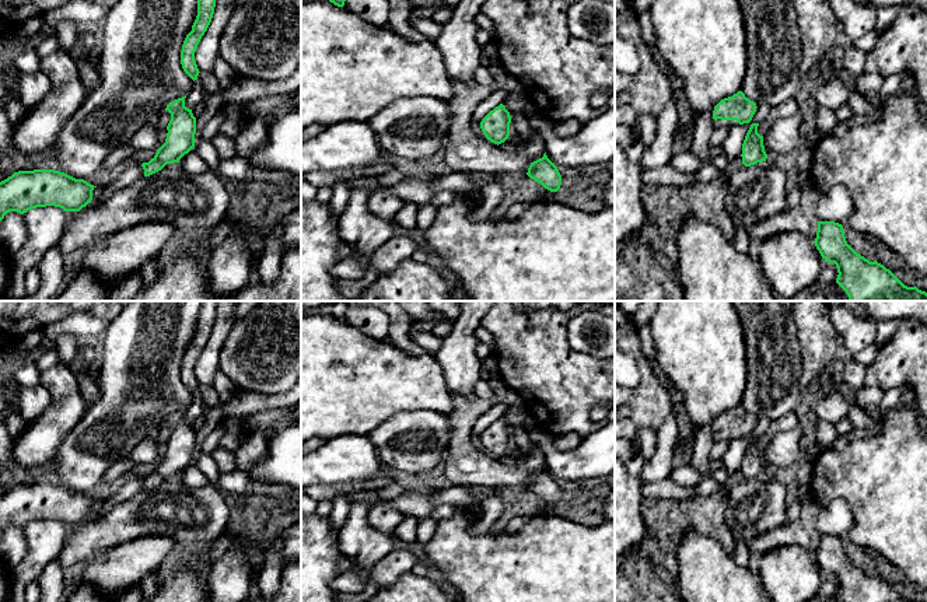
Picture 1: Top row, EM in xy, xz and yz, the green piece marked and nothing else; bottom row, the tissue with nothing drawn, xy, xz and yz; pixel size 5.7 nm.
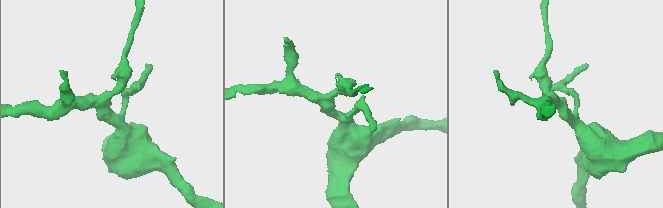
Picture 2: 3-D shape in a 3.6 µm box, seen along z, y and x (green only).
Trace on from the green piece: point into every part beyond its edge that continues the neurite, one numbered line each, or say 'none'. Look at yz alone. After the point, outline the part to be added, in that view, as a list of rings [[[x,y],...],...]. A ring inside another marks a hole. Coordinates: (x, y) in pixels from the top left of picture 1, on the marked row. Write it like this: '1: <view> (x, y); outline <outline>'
1: yz (717, 123); outline [[[717,119],[717,120],[713,120],[714,123],[714,127],[732,127],[732,126],[738,126],[739,123],[737,120],[721,120],[721,119]]]

